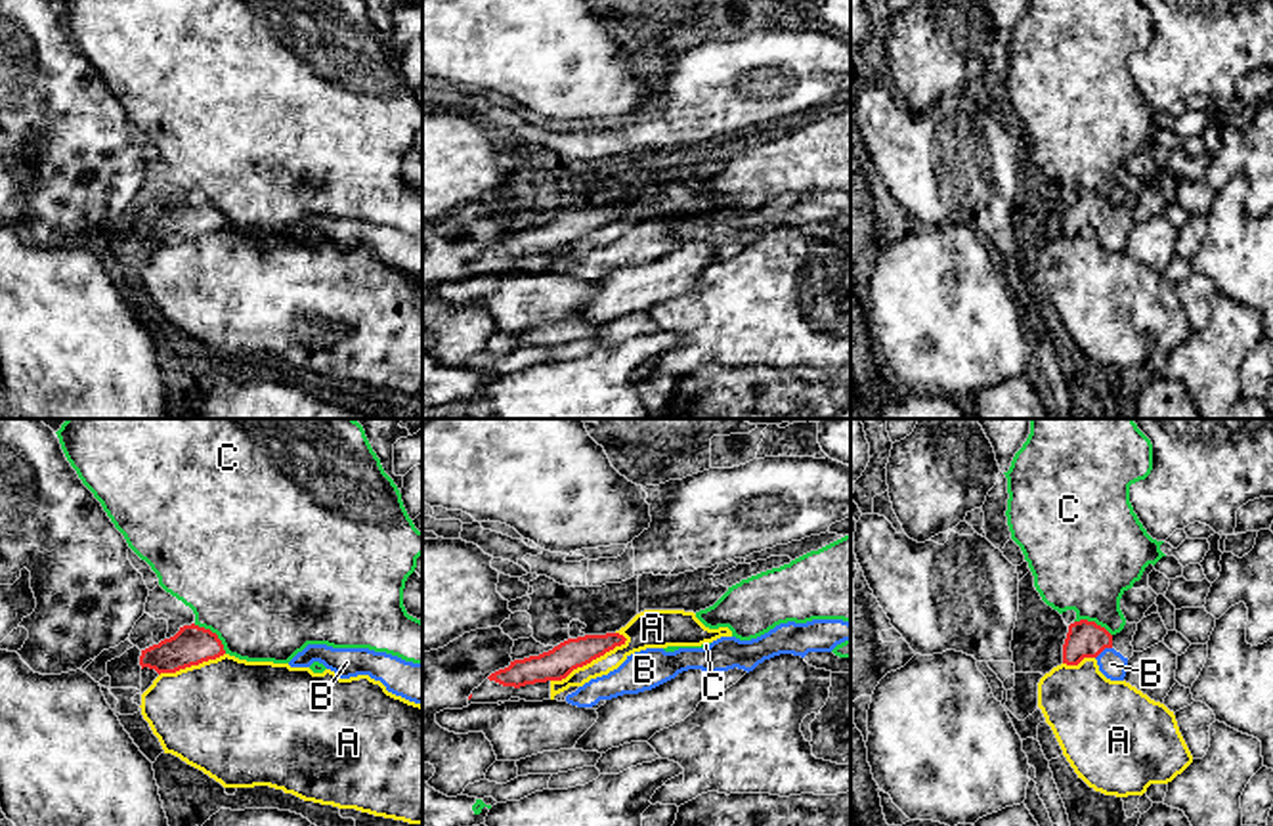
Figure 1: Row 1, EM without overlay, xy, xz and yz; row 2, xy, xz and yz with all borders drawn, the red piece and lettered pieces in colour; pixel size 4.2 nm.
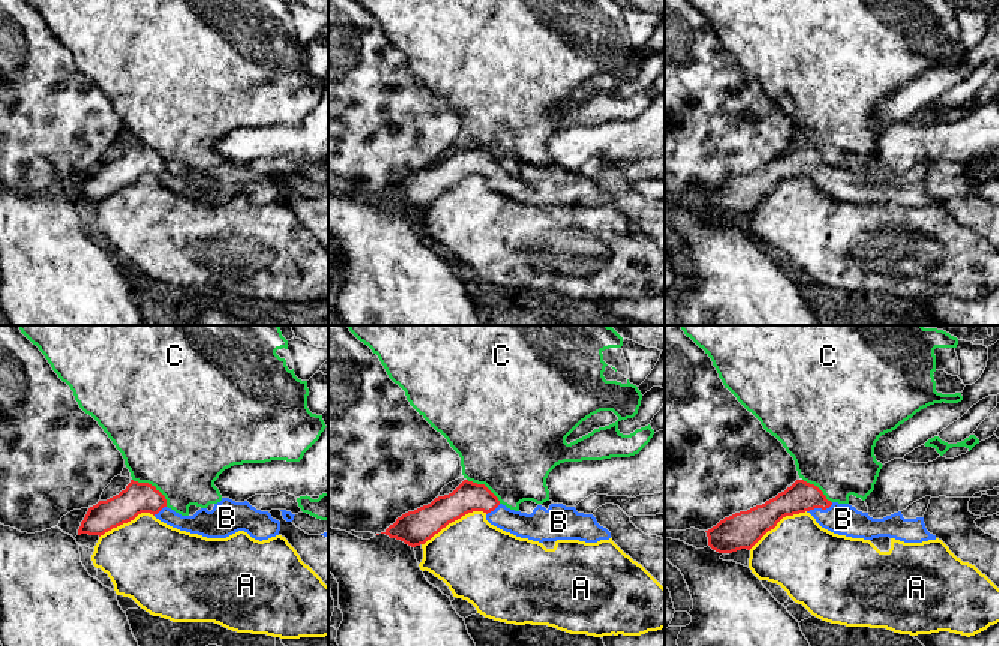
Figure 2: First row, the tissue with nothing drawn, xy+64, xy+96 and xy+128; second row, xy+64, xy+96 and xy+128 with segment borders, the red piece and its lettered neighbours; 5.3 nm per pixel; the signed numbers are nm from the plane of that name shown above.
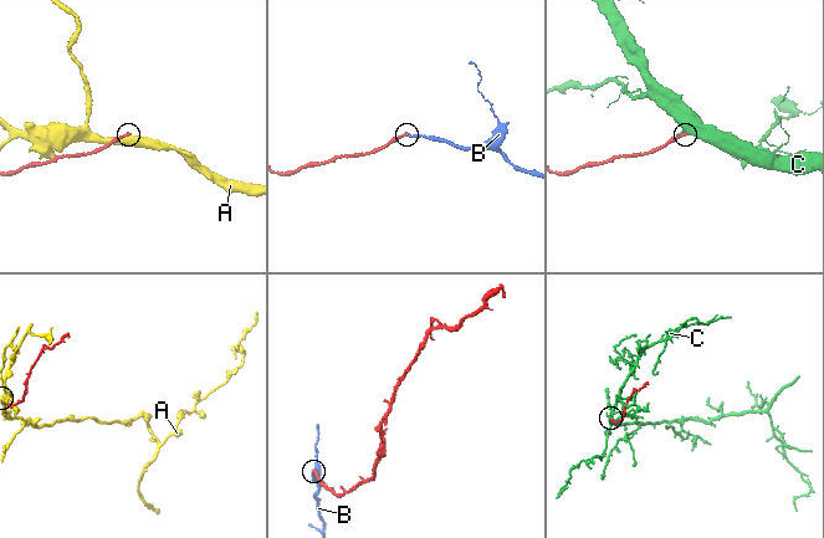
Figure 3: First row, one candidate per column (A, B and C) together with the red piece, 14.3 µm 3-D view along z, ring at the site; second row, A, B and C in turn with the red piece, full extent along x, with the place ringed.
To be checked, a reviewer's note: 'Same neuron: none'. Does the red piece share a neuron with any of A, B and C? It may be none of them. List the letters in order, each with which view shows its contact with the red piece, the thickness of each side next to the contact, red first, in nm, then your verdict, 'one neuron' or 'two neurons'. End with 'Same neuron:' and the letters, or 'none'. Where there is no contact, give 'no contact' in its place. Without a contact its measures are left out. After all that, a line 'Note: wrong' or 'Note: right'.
A: xz | 140/140 nm | two neurons
B: yz | 160/110 nm | one neuron
C: xy | 170/500 nm | two neurons
Same neuron: B
Note: wrong

